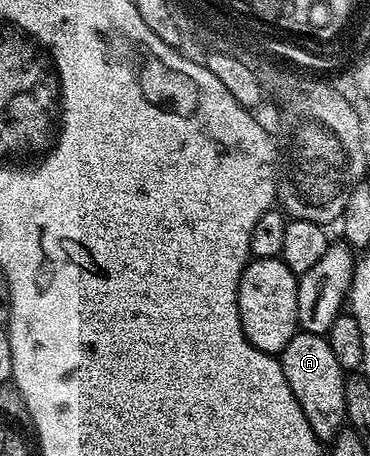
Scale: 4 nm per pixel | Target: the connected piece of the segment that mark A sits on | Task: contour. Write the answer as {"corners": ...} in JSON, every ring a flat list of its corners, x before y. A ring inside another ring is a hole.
{"corners":[[297,331,284,351,279,353,278,359,282,374,286,374,286,382,290,382,290,390,294,390,294,398,298,398,298,406,302,406,302,414,306,414,306,422,310,422,310,430,314,430,317,440,335,440,348,419,344,389,346,373,338,366,338,358,334,358,327,335]]}

